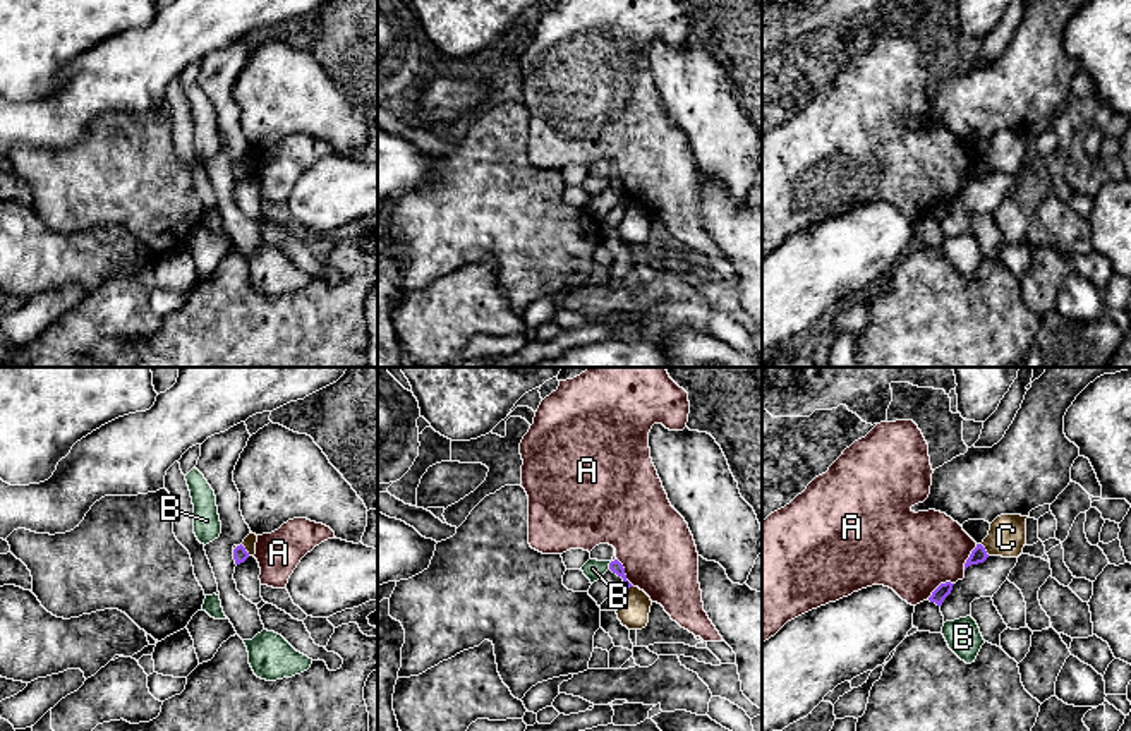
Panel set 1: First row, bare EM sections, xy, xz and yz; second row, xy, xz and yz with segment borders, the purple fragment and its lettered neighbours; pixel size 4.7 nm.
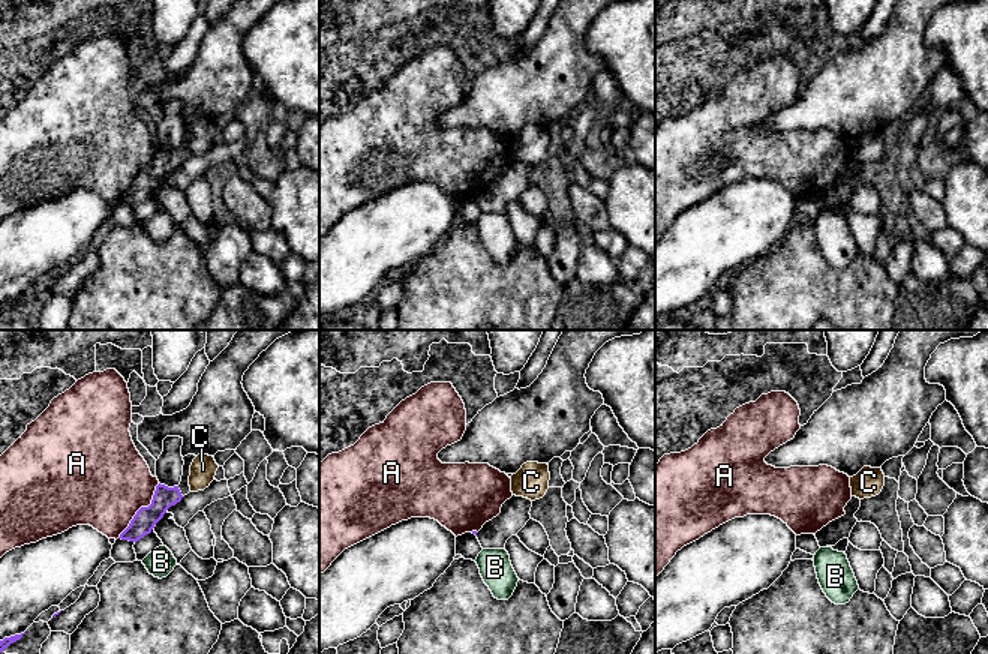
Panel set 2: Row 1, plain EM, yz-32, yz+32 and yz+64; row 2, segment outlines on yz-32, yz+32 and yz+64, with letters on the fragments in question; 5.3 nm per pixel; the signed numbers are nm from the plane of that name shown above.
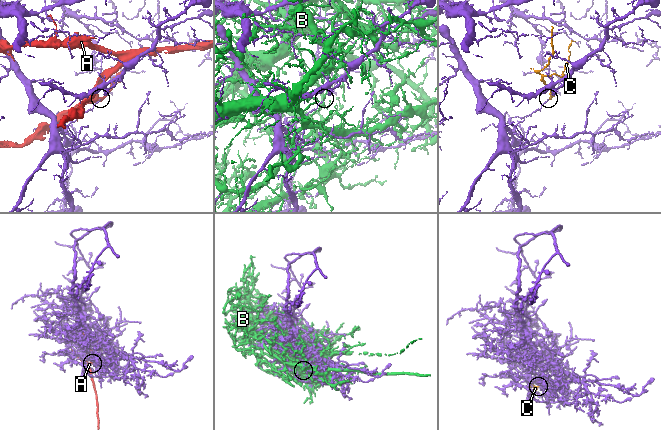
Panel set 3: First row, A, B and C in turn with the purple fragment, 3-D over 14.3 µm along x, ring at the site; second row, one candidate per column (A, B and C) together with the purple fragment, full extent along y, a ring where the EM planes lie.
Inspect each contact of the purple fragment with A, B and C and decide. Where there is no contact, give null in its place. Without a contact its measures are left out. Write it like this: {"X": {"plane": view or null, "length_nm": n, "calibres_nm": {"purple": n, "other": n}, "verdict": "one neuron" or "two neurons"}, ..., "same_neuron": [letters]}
{"A": {"plane": "yz", "length_nm": 150, "calibres_nm": {"purple": 70, "other": 380}, "verdict": "two neurons"}, "B": {"plane": "xz", "length_nm": 40, "calibres_nm": {"purple": 60, "other": 90}, "verdict": "two neurons"}, "C": {"plane": "xy", "length_nm": 70, "calibres_nm": {"purple": 70, "other": 60}, "verdict": "two neurons"}, "same_neuron": []}

